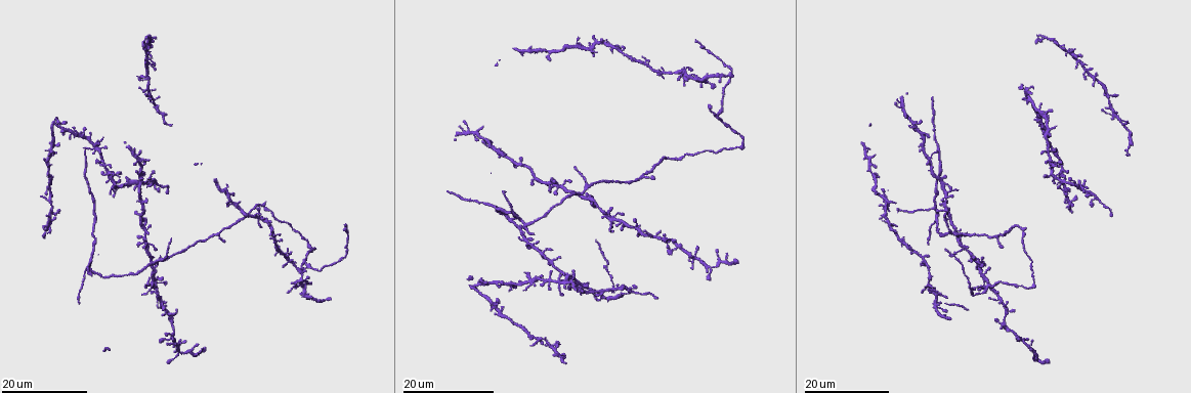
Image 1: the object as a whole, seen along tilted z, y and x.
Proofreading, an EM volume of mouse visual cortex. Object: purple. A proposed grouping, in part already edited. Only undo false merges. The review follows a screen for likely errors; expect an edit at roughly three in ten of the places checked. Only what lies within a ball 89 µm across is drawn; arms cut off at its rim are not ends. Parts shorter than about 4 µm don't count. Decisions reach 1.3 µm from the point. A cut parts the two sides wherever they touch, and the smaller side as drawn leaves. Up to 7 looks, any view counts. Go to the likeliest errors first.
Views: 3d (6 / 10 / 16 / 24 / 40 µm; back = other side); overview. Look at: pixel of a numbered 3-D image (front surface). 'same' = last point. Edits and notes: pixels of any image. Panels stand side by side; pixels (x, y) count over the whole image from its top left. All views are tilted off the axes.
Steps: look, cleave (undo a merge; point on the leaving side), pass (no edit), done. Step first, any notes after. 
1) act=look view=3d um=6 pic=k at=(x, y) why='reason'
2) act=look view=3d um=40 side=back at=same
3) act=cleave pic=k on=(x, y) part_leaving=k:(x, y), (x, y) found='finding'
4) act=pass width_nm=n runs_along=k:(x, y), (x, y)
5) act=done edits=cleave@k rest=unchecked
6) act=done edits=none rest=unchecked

act=look view=3d um=16 pic=1 at=(614, 289) why='four or more arms meet'

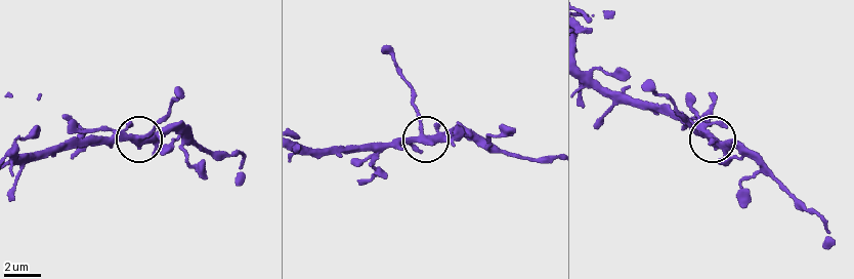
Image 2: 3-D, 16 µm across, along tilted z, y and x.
act=look view=3d um=6 pic=2 at=(424, 136)

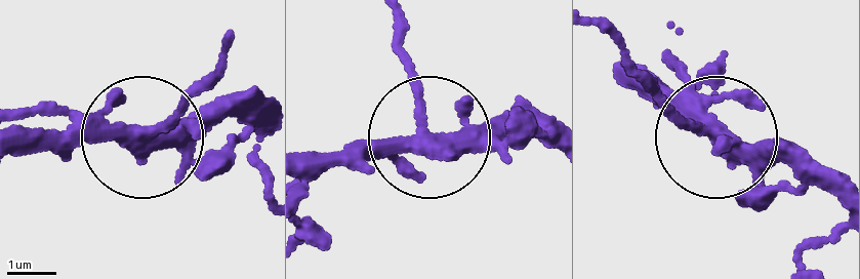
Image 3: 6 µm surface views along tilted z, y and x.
act=pass arms=5 found='all the same cell'

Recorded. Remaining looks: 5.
act=look view=3d um=24 pic=1 at=(584, 191) why='four arms meet'

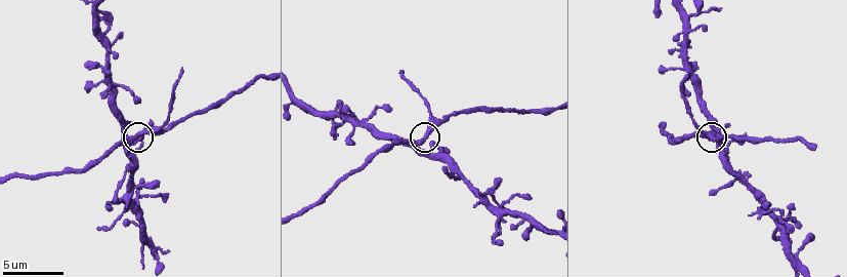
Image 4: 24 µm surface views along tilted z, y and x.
act=look view=3d um=10 pic=4 at=(426, 139) why='closer look'

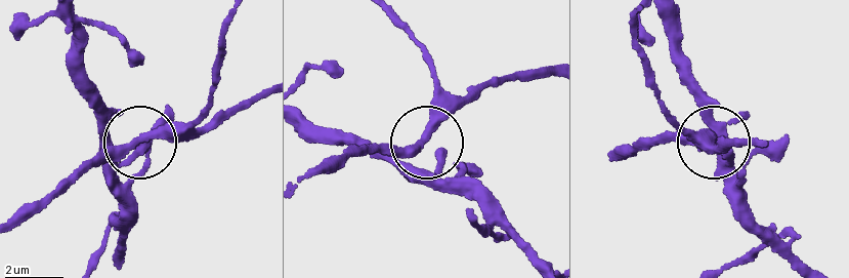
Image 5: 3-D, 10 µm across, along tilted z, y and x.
act=look view=3d um=10 side=back pic=5 at=(423, 140)

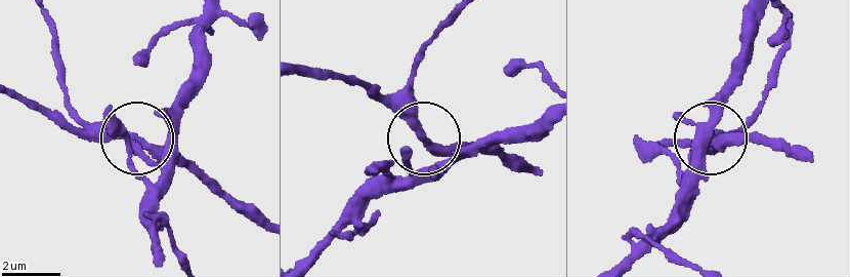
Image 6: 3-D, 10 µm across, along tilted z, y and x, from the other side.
act=pass side_arm_um=74 found='one cell here'

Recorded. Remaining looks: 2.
act=done edits=none rest=unchecked

